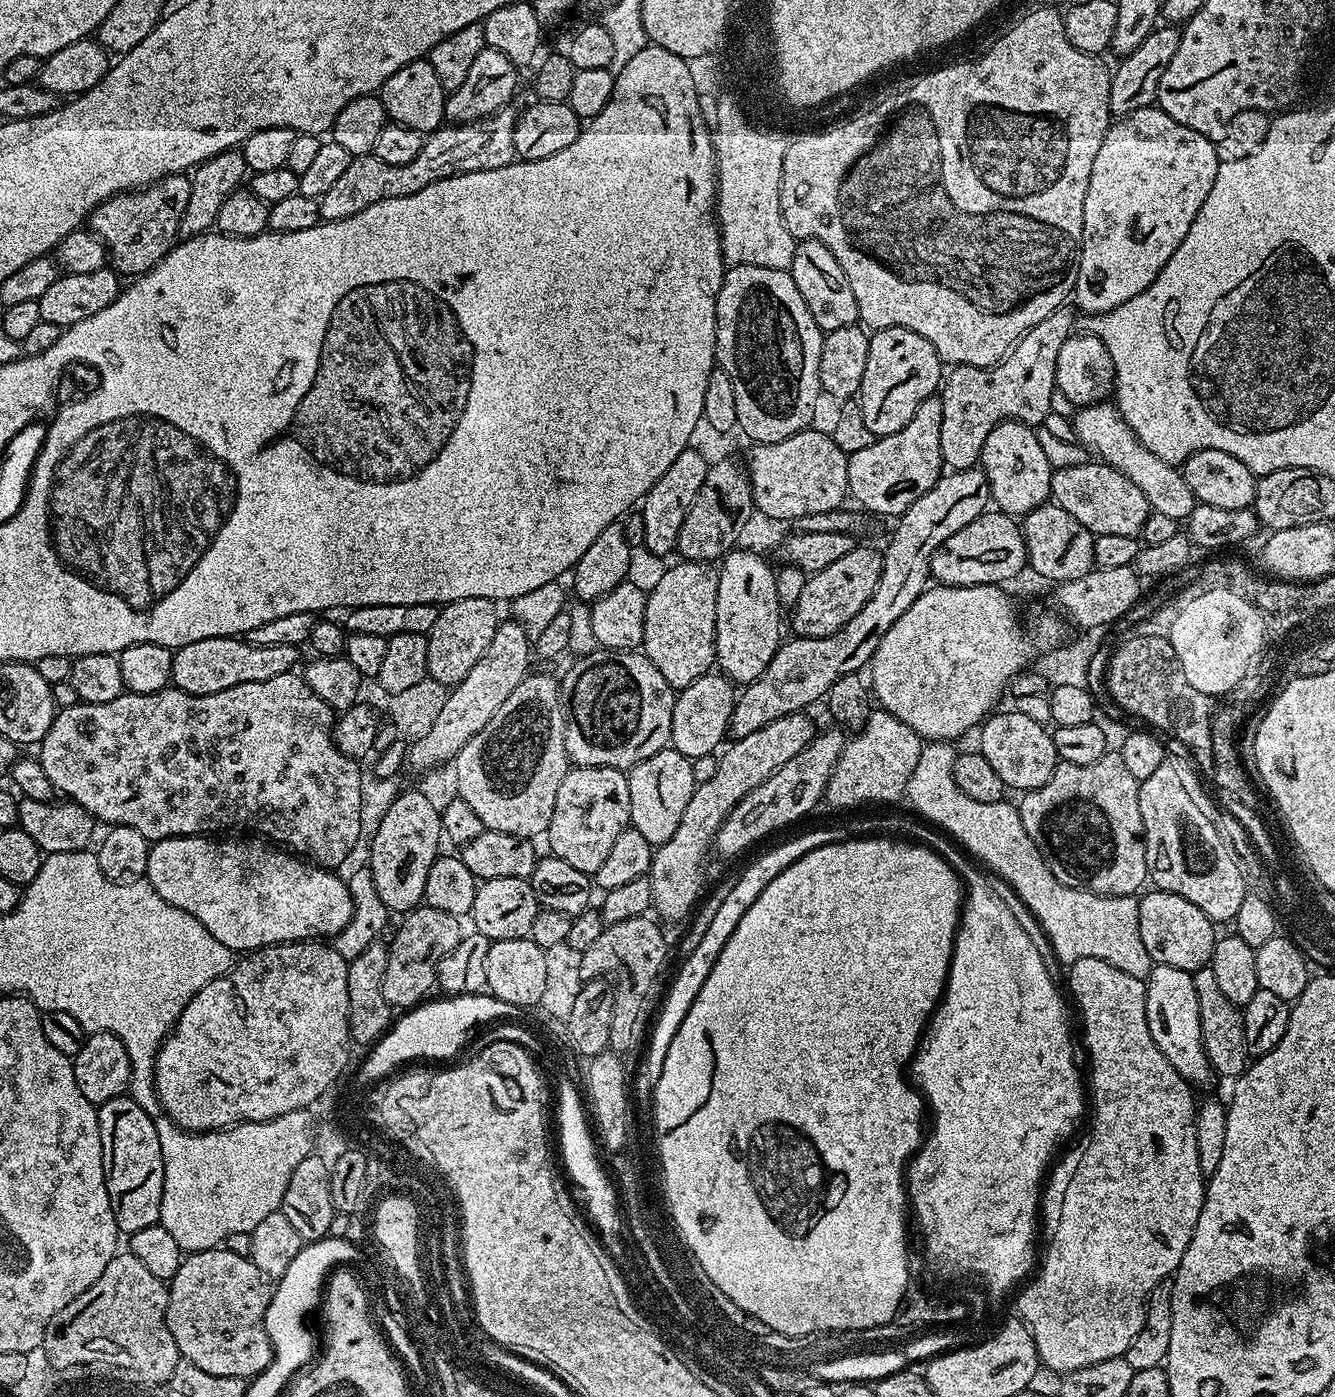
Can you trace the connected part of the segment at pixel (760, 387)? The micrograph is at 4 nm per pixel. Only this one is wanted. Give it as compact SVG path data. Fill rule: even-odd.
M734 265L729 267L724 274L724 281L718 290L716 299L716 362L730 374L730 382L734 382L734 406L738 410L736 419L739 431L746 435L756 444L773 444L790 438L796 432L803 432L809 427L812 415L816 412L816 403L822 397L820 379L818 378L818 362L822 358L822 342L824 333L821 332L818 322L814 322L814 314L806 306L806 298L798 294L798 286L794 286L794 278L791 271L782 269L766 269L764 266Z

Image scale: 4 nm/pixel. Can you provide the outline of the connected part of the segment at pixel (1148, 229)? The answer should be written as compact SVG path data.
M1159 106L1134 110L1129 116L1119 117L1115 122L1109 123L1108 132L1102 138L1102 146L1098 146L1098 154L1094 158L1094 166L1090 170L1090 182L1086 186L1086 202L1084 203L1084 240L1080 244L1080 264L1076 268L1076 287L1074 289L1075 307L1081 308L1084 314L1099 314L1109 312L1122 302L1130 302L1134 294L1142 294L1158 278L1162 266L1170 262L1170 254L1182 246L1182 238L1186 238L1190 230L1190 222L1198 218L1198 210L1202 210L1202 202L1206 202L1206 194L1210 194L1210 186L1214 186L1214 174L1218 174L1221 153L1216 153L1217 145L1206 139L1198 130L1190 130L1190 126L1182 126L1182 122L1174 122L1170 114L1166 114Z

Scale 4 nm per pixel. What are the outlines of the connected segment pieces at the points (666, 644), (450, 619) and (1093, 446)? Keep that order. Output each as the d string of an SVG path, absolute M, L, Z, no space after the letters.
M681 559L647 593L642 651L673 690L690 686L716 664L716 607L719 571L702 560Z
M458 598L443 605L438 614L438 622L428 631L426 646L426 666L428 676L440 684L455 686L470 674L474 662L486 654L486 646L494 639L494 630L502 623L502 616L496 613L497 601L486 598Z
M1099 402L1081 407L1076 413L1075 439L1086 446L1093 457L1099 458L1103 463L1117 468L1142 494L1146 494L1146 502L1150 502L1152 511L1158 514L1167 514L1177 522L1187 521L1188 515L1196 509L1198 503L1194 490L1186 486L1186 478L1179 467L1159 460L1150 450L1146 450L1140 439L1132 432L1132 427L1123 420L1119 408L1112 402Z

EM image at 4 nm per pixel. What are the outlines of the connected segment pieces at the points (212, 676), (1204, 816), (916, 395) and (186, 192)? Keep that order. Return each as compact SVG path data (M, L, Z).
M235 636L202 638L202 642L190 642L190 646L173 651L172 684L195 696L218 694L218 690L230 690L230 686L242 686L242 682L262 682L293 671L297 667L296 652L294 644L258 646Z
M1169 755L1162 762L1162 766L1158 766L1154 774L1150 774L1150 778L1140 781L1138 810L1142 810L1148 878L1159 891L1178 894L1186 898L1186 902L1194 902L1194 906L1198 906L1198 910L1202 910L1202 914L1206 914L1214 922L1234 919L1244 897L1249 895L1250 888L1244 885L1240 860L1236 857L1231 842L1224 837L1224 832L1220 829L1221 813L1210 792L1208 797L1201 773L1194 767L1193 761L1188 760Z
M878 328L869 335L866 371L862 373L858 403L873 437L889 436L902 430L902 426L914 418L918 406L922 406L926 398L937 395L942 384L940 368L942 362L934 346L930 346L922 334L914 334L914 330Z
M184 174L163 176L145 188L111 196L93 210L90 230L104 243L111 267L121 277L135 278L149 272L177 243L182 214L186 214L186 202L190 202L191 185L191 179Z

